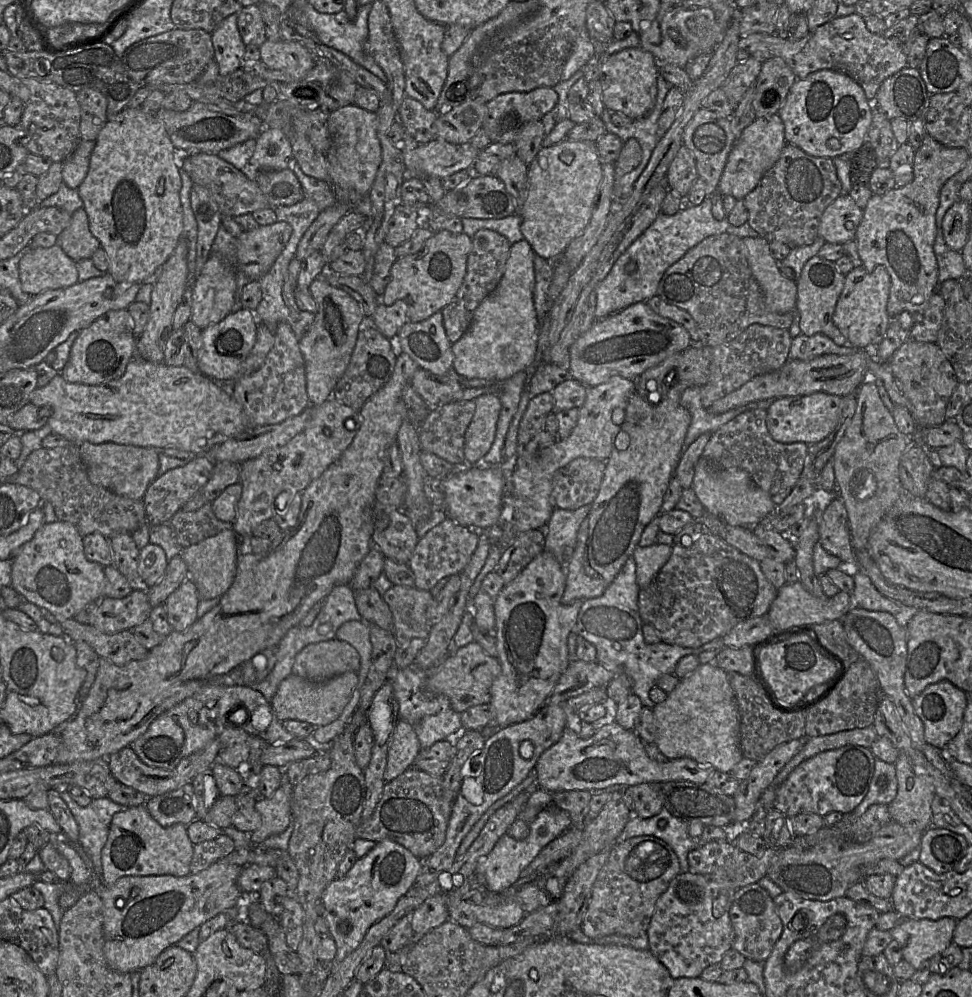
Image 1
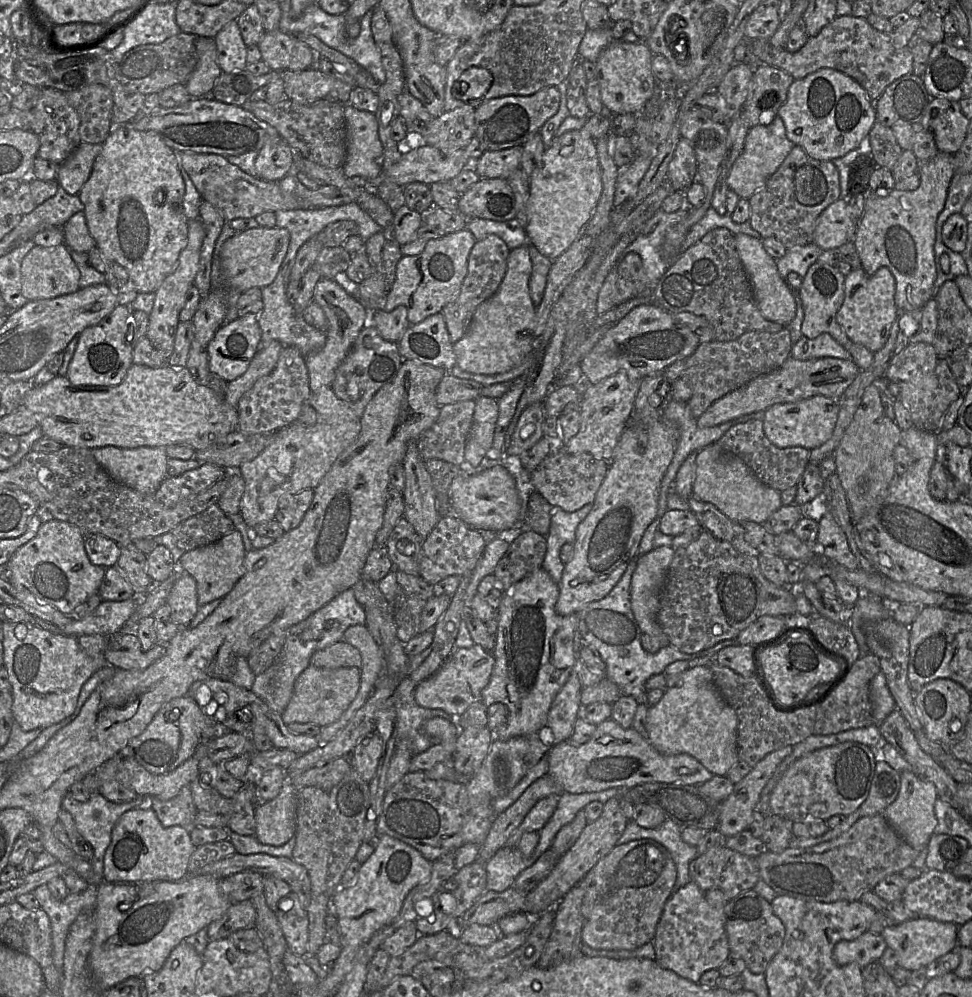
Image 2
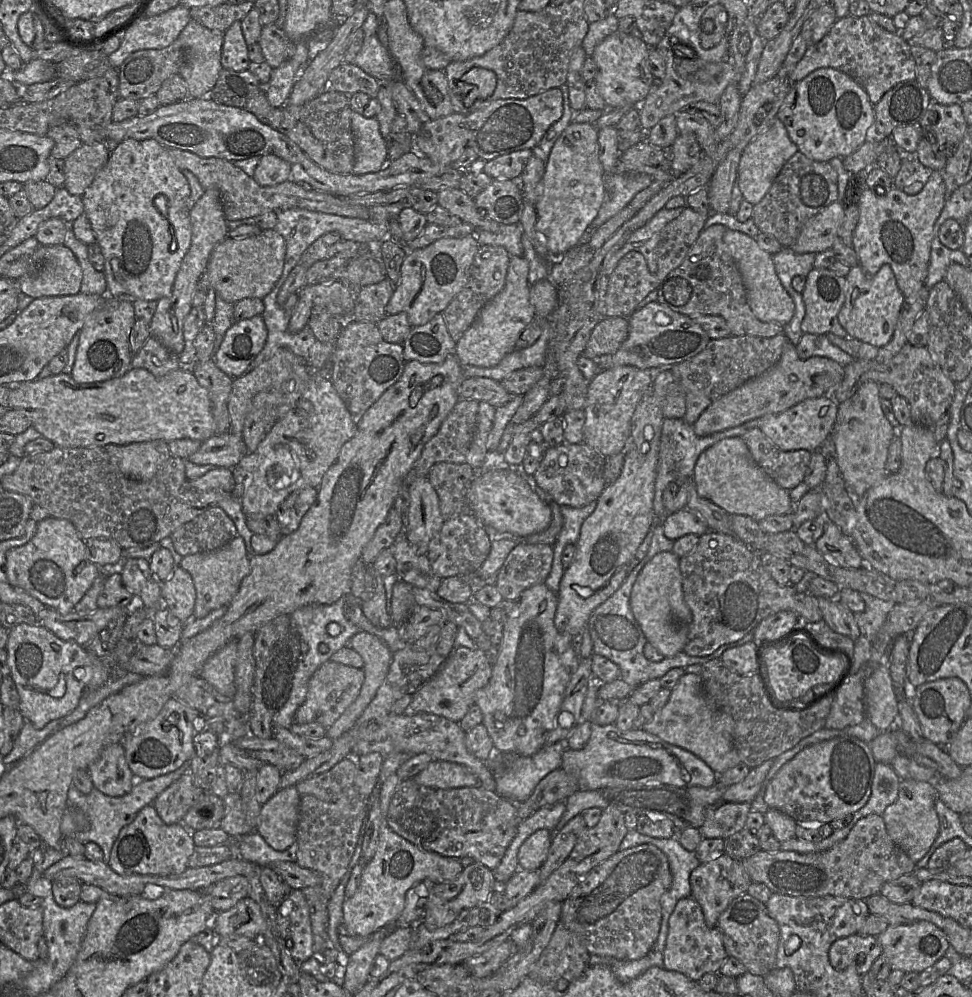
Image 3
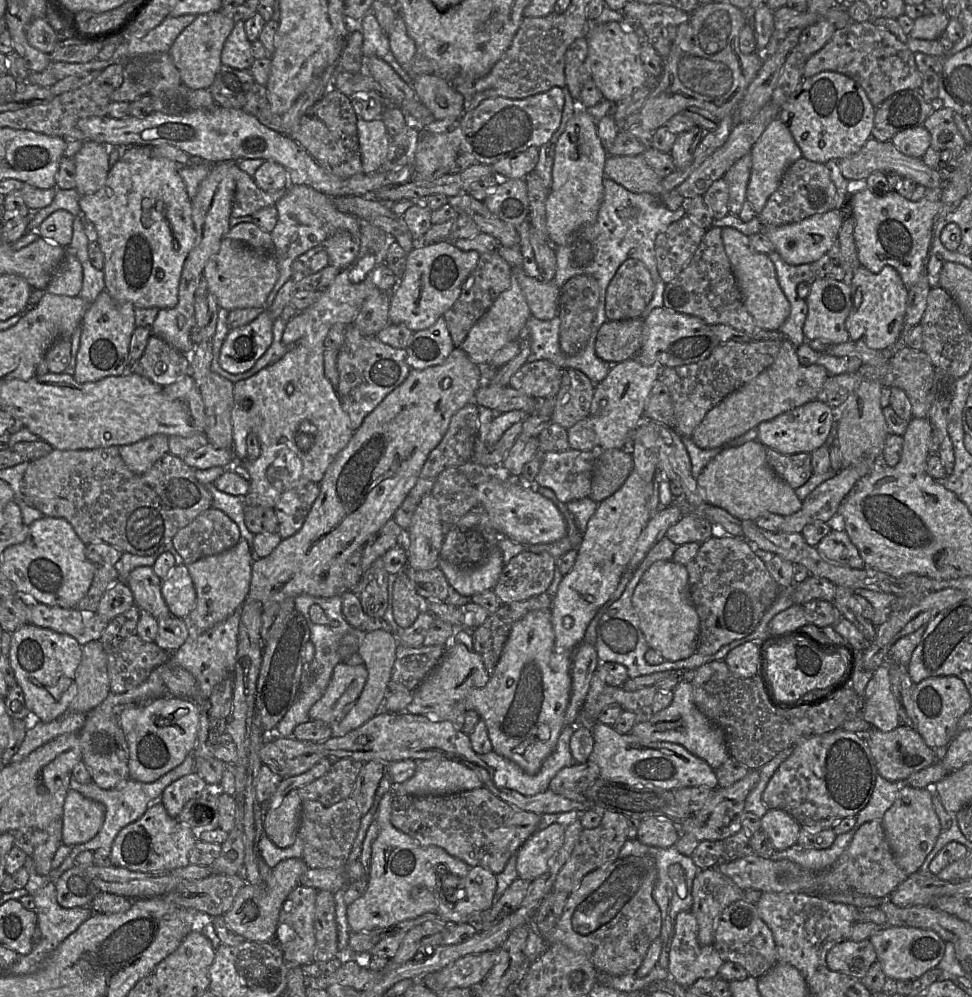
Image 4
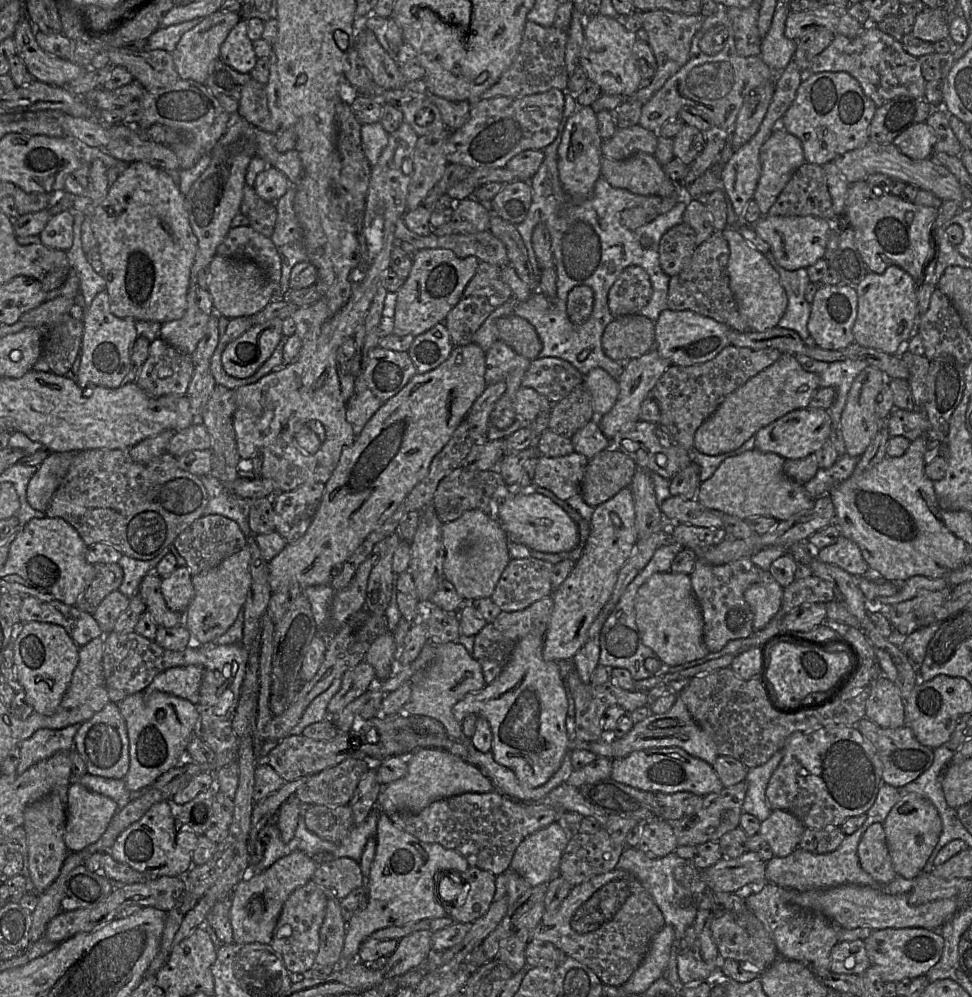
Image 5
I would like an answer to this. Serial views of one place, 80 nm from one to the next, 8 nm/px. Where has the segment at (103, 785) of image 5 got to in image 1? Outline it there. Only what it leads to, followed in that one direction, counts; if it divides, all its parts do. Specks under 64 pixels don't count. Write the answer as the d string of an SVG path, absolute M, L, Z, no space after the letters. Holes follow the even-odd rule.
M67 789L58 791L78 825L78 844L90 858L96 876L101 878L101 852L108 838L111 820L116 813L127 808L108 797L92 799L88 806L81 807L72 799Z

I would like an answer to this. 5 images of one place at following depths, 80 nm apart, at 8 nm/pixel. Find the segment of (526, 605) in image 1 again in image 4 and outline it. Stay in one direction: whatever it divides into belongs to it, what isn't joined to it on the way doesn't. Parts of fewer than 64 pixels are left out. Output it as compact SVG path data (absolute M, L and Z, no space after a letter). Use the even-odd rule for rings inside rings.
M551 609L529 612L512 627L486 686L467 695L465 710L476 711L485 722L493 752L535 775L554 751L564 727L571 670L570 651L560 651L555 646Z

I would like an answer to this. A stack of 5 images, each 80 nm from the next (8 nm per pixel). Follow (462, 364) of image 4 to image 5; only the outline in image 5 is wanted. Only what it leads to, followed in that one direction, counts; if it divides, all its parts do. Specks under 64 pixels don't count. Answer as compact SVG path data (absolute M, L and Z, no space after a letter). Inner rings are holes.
M471 342L456 346L440 366L424 374L417 373L400 392L379 408L353 444L341 452L337 466L324 483L320 504L305 534L286 544L268 562L272 591L286 581L295 581L301 588L329 584L336 569L367 536L392 517L412 489L428 475L433 458L449 442L455 429L487 386L485 361L486 352L477 344Z

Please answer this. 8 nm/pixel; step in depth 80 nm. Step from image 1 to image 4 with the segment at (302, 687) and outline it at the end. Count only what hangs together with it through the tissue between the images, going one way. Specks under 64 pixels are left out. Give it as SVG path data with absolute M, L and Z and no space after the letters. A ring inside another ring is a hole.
M338 663L322 697L310 708L310 720L334 724L343 708L354 703L366 683L368 672L363 664L349 666Z

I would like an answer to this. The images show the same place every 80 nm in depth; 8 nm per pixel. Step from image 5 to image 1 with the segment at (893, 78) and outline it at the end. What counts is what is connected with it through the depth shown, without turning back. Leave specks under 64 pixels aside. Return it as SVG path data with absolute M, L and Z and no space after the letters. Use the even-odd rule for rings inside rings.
M857 13L834 17L798 40L789 40L777 34L752 33L740 38L738 48L762 63L772 58L782 59L797 79L806 78L818 70L843 73L863 89L870 102L874 101L881 83L886 78L908 66L903 43L870 32L865 19Z

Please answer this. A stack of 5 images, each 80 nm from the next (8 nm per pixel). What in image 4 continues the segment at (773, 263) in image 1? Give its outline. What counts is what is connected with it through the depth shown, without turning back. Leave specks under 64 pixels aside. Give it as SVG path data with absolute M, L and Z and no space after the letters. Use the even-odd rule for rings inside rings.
M722 227L721 236L744 306L756 326L765 330L779 330L790 314L790 304L777 282L776 271L770 258L767 254L757 252L749 237L735 228Z

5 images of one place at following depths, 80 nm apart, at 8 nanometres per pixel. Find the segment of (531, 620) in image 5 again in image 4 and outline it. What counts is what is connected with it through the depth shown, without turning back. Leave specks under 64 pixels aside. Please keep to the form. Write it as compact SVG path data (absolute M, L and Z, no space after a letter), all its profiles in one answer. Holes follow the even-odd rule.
M542 593L521 602L502 604L495 613L487 617L482 625L473 630L473 650L481 655L484 667L489 676L494 672L500 660L504 645L512 627L529 612L543 609L551 609L552 613L552 597L547 593Z

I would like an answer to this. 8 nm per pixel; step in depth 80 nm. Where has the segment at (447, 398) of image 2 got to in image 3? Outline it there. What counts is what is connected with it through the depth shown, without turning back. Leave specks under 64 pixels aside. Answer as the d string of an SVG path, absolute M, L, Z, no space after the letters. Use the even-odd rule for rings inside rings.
M465 378L459 389L460 400L475 400L487 402L497 408L508 403L513 396L508 393L498 381L488 378Z

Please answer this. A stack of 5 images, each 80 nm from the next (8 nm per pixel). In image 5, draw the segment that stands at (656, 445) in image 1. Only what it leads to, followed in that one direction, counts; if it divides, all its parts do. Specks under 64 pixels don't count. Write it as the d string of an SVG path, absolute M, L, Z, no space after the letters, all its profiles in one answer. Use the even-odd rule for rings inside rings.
M629 487L595 507L590 523L590 534L569 576L553 593L553 607L544 636L543 658L546 661L572 660L587 642L589 629L597 615L609 601L620 570L632 556L638 534L634 500Z

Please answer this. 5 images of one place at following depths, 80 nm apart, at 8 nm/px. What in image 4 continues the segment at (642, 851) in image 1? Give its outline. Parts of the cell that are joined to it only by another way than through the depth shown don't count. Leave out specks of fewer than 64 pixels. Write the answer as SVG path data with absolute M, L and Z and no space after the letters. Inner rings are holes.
M649 856L619 858L588 873L568 895L559 921L544 940L548 945L562 943L585 955L600 973L614 976L635 973L642 964L650 944L661 933L661 912L652 896L657 877L656 863Z

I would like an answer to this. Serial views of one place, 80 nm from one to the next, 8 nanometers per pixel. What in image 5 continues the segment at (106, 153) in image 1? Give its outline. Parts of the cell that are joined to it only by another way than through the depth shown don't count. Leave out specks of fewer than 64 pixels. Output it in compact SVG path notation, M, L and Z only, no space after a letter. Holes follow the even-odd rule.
M134 161L109 186L101 202L79 195L74 198L73 208L91 220L99 247L110 311L119 318L132 317L161 324L181 319L187 308L187 291L197 251L197 237L190 225L185 195L172 177L165 170L147 162Z

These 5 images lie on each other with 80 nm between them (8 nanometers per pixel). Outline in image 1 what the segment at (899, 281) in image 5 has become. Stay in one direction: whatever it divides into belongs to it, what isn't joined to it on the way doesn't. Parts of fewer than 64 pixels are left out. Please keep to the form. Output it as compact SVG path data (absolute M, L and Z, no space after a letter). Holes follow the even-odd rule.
M881 265L876 266L870 274L861 266L853 268L845 275L844 287L837 301L832 321L853 348L873 350L883 340L890 322L887 312L890 287L890 276Z

